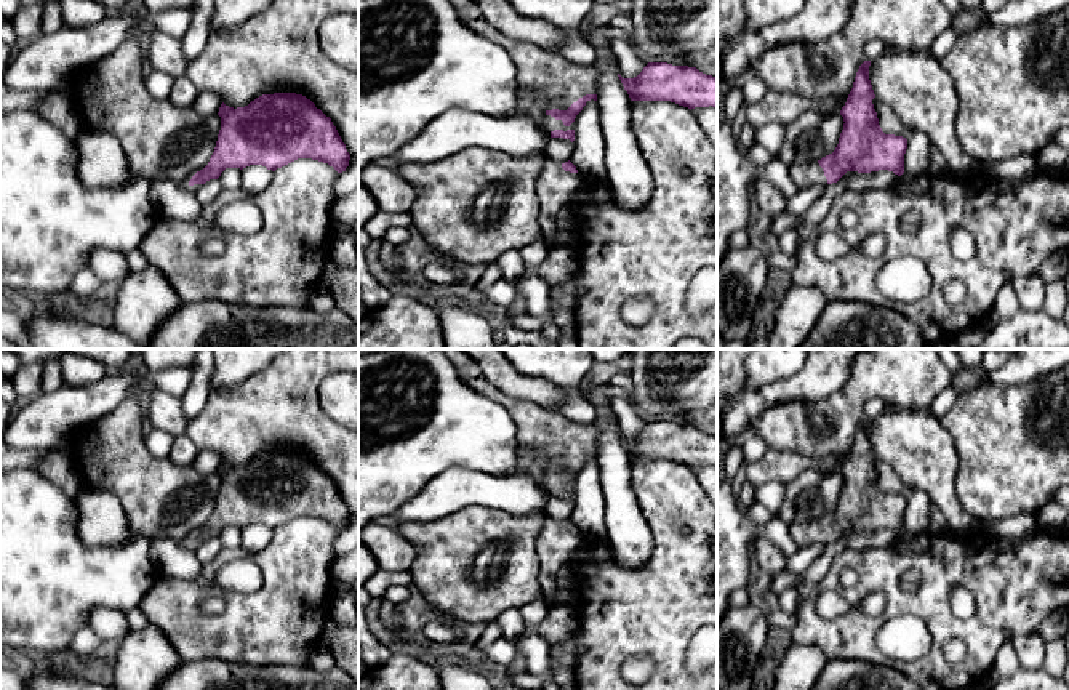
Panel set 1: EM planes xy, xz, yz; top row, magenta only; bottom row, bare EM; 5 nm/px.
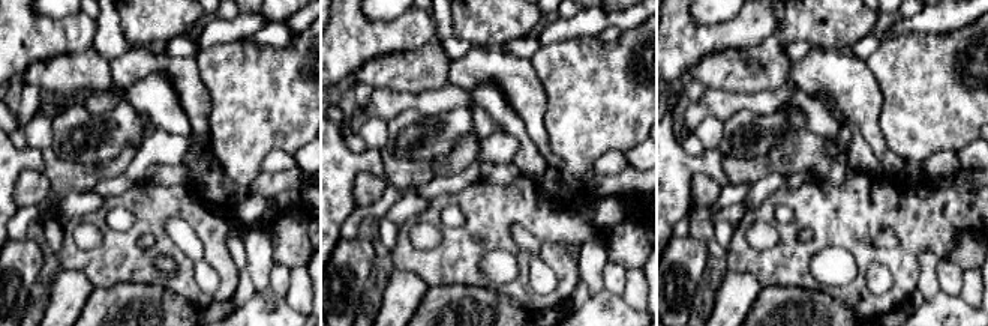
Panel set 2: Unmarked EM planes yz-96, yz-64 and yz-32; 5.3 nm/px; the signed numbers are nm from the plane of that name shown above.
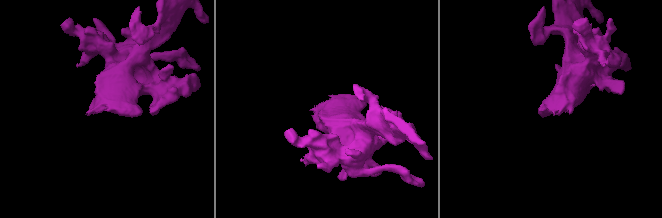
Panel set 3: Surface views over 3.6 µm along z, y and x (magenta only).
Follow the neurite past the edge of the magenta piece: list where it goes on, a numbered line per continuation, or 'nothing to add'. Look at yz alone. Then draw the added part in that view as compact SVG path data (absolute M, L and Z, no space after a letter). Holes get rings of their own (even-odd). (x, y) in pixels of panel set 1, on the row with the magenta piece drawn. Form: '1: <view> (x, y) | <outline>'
1: yz (805, 175) | M818 162L792 163L787 168L789 176L799 189L807 189L815 184L827 184L824 171Z

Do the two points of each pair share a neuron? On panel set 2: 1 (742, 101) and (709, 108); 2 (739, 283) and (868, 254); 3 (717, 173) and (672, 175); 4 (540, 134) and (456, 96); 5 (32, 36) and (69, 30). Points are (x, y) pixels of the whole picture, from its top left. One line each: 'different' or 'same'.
1: same
2: different
3: same
4: different
5: same

